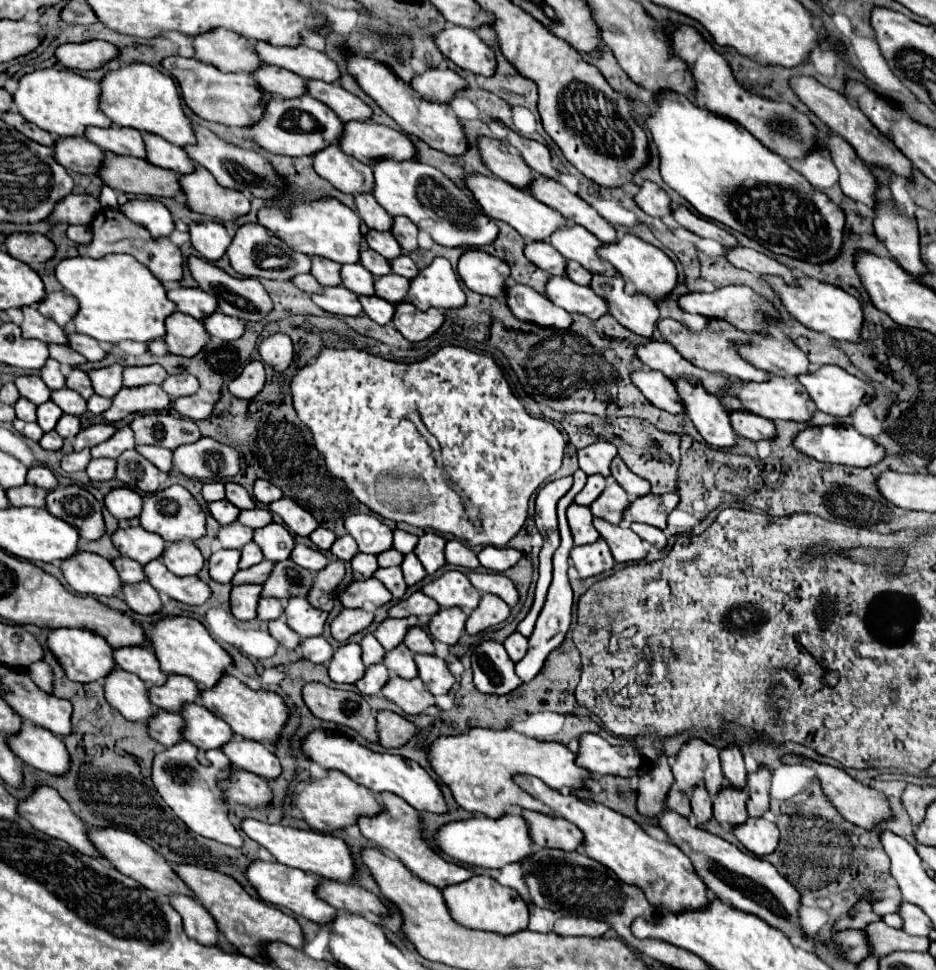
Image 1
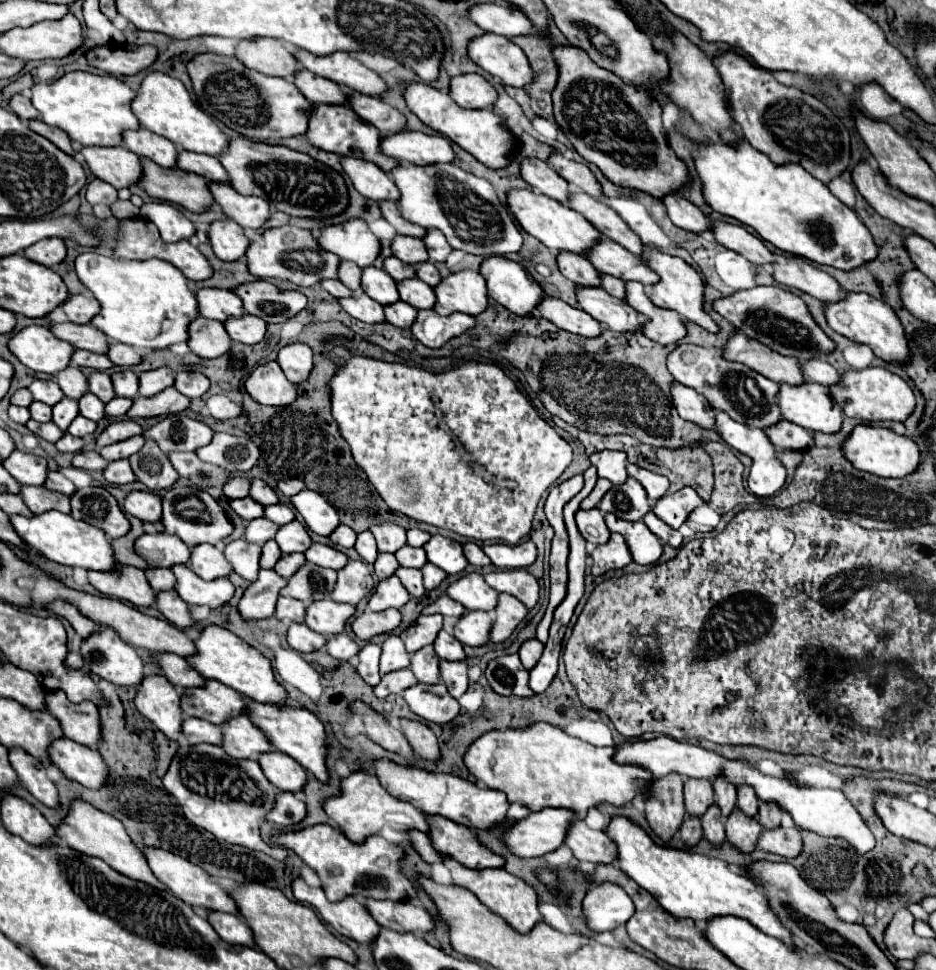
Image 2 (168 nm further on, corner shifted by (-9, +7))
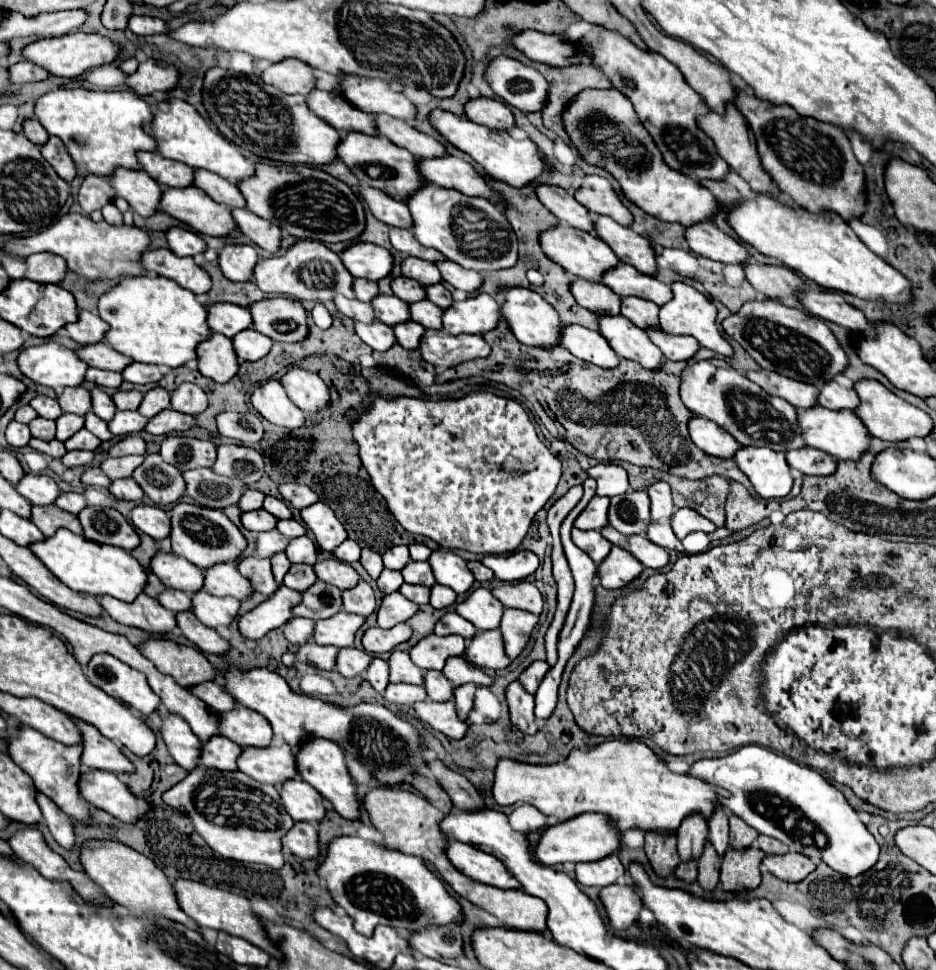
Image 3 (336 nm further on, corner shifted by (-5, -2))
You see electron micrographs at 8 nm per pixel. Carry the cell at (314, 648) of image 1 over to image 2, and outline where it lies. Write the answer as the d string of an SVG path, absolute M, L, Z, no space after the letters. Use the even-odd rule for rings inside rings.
M340 633L338 637L328 637L328 643L326 643L326 651L336 657L338 661L348 661L352 659L354 655L358 655L362 649L362 643L358 645L352 637Z

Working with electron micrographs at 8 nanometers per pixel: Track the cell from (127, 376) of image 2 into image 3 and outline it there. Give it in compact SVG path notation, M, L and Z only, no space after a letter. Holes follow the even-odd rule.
M118 390L112 396L112 400L118 406L118 410L138 410L138 406L142 402L142 392L138 392L138 390Z

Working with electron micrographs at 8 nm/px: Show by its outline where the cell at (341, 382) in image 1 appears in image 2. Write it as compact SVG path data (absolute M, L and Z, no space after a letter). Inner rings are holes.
M352 357L332 377L330 387L332 387L332 417L336 419L342 437L348 441L352 455L354 455L354 461L358 463L360 469L366 471L370 483L376 487L376 491L386 501L386 505L392 511L404 513L410 519L454 531L454 533L470 537L470 539L478 539L478 541L494 539L494 541L504 541L508 545L516 545L524 535L528 535L530 525L532 525L532 517L534 517L534 511L536 511L536 505L538 505L542 493L564 473L564 469L572 461L572 447L544 419L538 417L536 409L526 401L526 397L518 391L518 387L506 377L506 373L498 365L492 365L492 363L472 363L470 361L470 363L458 365L456 369L452 369L448 373L436 375L436 373L430 373L430 371L424 371L418 367L408 367L402 363L386 363L386 361L378 361L378 359L370 359L370 357ZM470 459L478 459L484 465L484 469L490 475L494 475L496 479L514 481L516 485L514 487L496 487L494 483L480 479L480 475L474 473Z

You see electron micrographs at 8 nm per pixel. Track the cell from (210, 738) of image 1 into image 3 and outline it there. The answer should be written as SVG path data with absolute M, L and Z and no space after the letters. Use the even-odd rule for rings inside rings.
M266 746L266 748L242 748L238 756L238 770L258 782L280 786L288 778L296 778L294 748L290 746Z

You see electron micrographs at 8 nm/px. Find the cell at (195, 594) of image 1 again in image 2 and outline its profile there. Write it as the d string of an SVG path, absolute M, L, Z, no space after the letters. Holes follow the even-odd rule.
M176 565L172 571L178 577L178 595L190 605L208 605L210 609L216 609L234 597L234 585L230 579L204 581L186 565Z

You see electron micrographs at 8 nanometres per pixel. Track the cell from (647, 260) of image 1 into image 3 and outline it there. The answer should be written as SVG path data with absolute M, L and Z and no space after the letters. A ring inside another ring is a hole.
M672 282L672 302L666 302L664 306L660 306L660 326L664 332L670 332L670 334L690 334L694 336L700 346L706 346L710 350L714 350L716 354L722 354L722 356L732 356L732 348L730 344L722 338L722 334L718 332L714 320L716 320L716 306L704 296L700 294L698 290L694 290L690 284L686 282Z

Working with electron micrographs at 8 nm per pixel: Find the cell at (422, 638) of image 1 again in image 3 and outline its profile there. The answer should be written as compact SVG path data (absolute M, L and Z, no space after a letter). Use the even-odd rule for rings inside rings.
M454 656L454 658L448 658L446 660L446 666L444 666L444 676L454 682L454 686L460 686L460 684L468 684L468 682L474 682L476 686L490 686L492 684L492 678L486 676L478 666L470 664L466 658L462 656Z

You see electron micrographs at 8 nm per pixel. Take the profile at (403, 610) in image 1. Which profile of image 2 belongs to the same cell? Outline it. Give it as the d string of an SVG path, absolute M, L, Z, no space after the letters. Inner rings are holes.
M442 595L436 603L432 603L432 605L428 605L428 607L424 609L424 613L428 613L428 615L440 613L440 615L450 615L450 617L462 617L464 611L466 611L466 609L464 609L460 603L452 601L448 595Z

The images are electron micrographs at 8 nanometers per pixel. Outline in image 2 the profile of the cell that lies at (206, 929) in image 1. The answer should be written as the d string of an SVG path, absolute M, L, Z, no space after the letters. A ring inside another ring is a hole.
M212 911L212 913L208 913L208 921L214 927L214 931L220 935L220 939L226 941L228 945L244 945L244 947L246 945L248 947L256 945L254 943L254 933L242 917Z

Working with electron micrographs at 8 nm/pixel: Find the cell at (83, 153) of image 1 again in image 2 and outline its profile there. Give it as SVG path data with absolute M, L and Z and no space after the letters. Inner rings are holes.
M84 147L80 153L82 153L84 161L90 165L90 171L98 179L110 183L116 189L132 187L132 185L136 185L142 179L140 157L136 153L132 153L132 151L128 151L126 147Z

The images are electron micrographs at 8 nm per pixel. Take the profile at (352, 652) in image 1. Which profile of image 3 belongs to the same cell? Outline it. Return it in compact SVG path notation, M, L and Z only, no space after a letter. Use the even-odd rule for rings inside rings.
M374 658L368 666L368 670L364 672L364 678L374 686L376 692L384 692L384 688L388 686L388 662L382 658Z

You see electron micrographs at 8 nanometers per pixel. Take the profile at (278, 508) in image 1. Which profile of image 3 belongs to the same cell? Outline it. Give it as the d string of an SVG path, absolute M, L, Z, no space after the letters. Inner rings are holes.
M316 502L314 506L306 506L300 510L300 516L308 530L314 534L318 546L322 550L332 552L334 546L342 544L346 540L346 530L334 516L334 512L324 504Z

